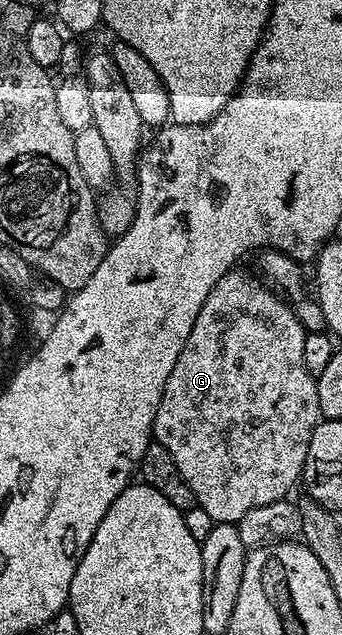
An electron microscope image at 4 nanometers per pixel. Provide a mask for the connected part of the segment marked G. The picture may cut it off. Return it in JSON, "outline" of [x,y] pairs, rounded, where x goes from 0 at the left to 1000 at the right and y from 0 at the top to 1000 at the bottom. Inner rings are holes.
{"outline":[[[687,422],[667,427],[643,441],[643,447],[632,447],[620,460],[608,460],[608,472],[596,472],[596,485],[585,485],[585,498],[573,498],[573,510],[561,510],[561,523],[550,523],[550,535],[491,592],[491,605],[480,605],[480,624],[456,649],[444,685],[447,694],[482,706],[503,724],[515,724],[515,737],[526,750],[538,750],[573,795],[596,800],[596,806],[608,806],[608,813],[620,813],[632,825],[693,825],[713,806],[737,806],[737,800],[772,800],[772,794],[827,789],[845,780],[836,776],[860,764],[874,764],[901,718],[901,693],[912,693],[912,680],[942,658],[921,591],[906,589],[901,580],[889,580],[889,535],[901,523],[886,517],[883,506],[851,483],[845,488],[789,458],[798,455],[787,449],[769,447],[751,436],[743,439],[731,431],[705,431],[702,425]]]}

